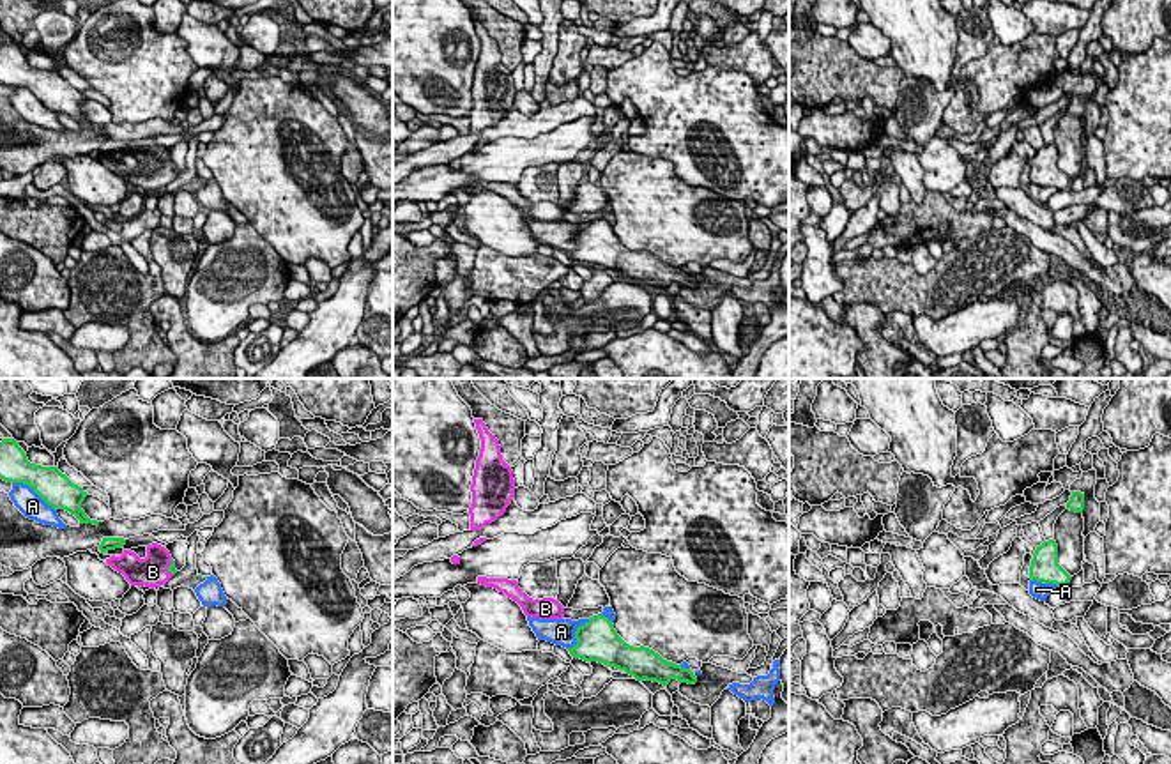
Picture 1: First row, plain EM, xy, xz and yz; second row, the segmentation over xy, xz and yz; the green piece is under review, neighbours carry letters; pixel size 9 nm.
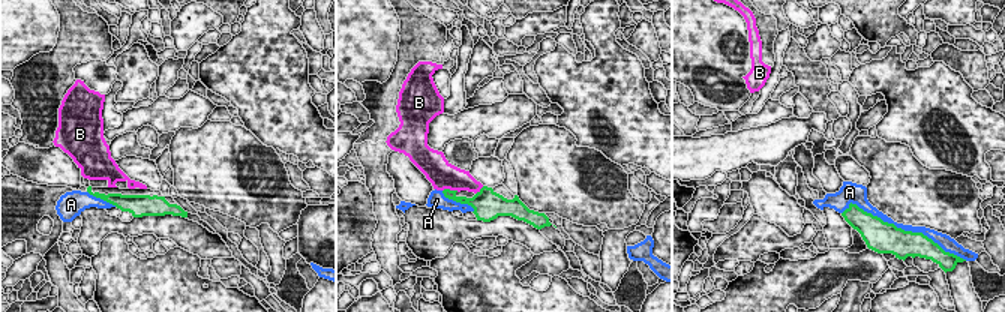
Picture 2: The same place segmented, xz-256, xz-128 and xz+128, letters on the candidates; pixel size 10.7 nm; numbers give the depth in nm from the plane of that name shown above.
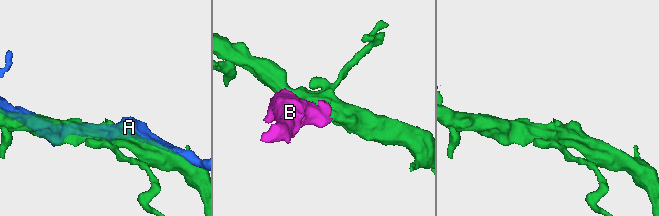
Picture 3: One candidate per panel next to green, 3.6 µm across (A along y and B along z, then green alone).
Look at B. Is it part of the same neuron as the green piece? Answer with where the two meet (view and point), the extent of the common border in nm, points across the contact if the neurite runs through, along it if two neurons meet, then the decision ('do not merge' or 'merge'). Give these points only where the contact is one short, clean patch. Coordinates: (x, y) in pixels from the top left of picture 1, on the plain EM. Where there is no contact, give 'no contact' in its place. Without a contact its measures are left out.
contact xy (170, 170); length 150 nm; way xy (172, 170), (170, 170), (158, 170), (153, 175); merge

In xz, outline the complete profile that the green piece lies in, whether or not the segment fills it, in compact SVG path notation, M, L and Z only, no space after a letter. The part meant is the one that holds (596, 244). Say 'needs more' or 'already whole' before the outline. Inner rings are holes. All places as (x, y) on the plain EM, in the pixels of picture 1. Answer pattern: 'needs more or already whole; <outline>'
already whole; M593 219L589 225L577 232L577 248L570 251L573 262L584 265L598 265L607 271L616 271L633 279L637 285L653 285L667 290L672 283L695 288L697 281L690 272L683 272L672 265L663 264L649 251L633 251L626 248L614 228L605 219Z

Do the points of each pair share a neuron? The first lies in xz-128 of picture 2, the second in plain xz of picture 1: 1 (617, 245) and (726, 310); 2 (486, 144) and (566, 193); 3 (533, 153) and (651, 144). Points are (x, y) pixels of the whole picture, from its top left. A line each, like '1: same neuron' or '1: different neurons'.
1: same neuron
2: same neuron
3: different neurons

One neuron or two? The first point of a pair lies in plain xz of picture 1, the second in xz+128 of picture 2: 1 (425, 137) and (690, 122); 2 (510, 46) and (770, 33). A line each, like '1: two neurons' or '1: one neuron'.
1: two neurons
2: one neuron

